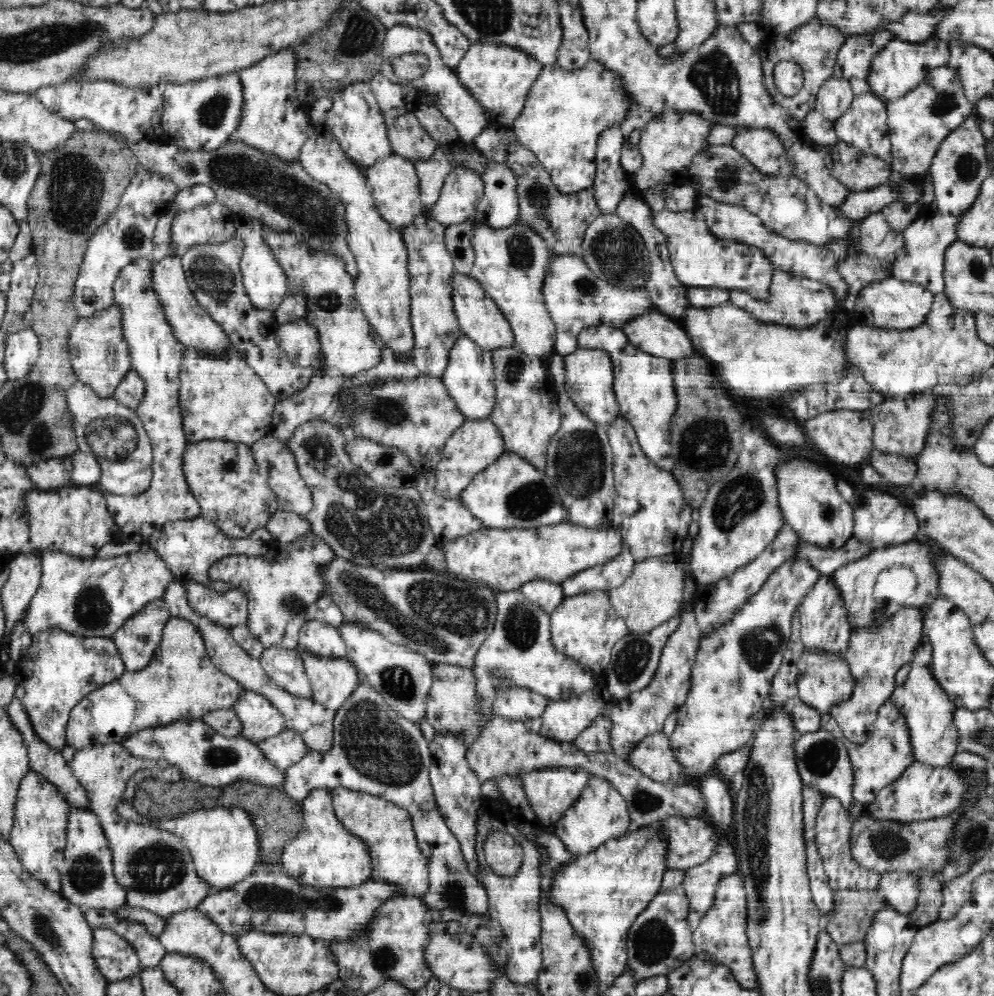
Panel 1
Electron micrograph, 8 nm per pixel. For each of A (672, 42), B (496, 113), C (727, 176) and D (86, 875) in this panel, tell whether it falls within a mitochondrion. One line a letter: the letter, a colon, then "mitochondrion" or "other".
A: other
B: other
C: mitochondrion
D: mitochondrion

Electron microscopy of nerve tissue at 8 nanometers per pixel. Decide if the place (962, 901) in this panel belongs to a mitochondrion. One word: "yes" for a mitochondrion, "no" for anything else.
no

